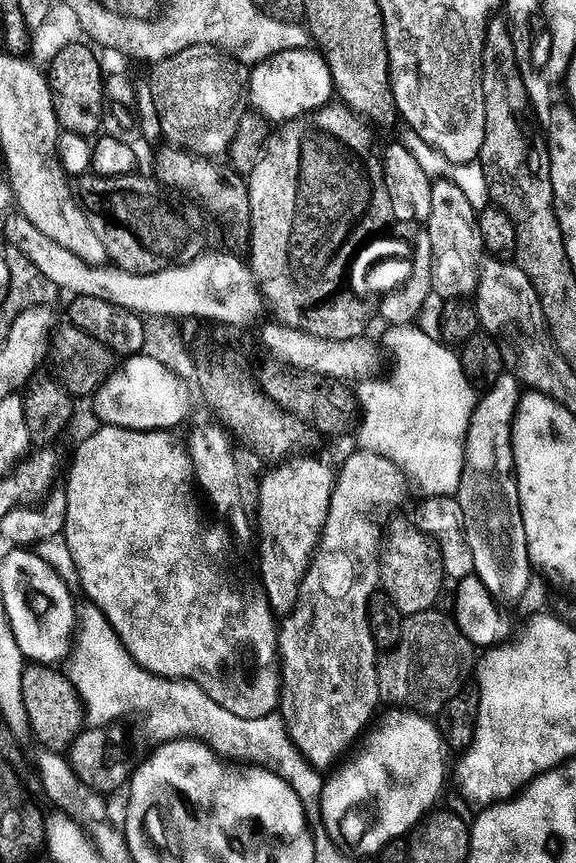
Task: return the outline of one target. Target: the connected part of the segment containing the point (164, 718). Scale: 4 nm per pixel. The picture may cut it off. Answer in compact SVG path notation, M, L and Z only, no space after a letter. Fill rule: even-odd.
M102 620L98 622L96 628L85 632L84 642L79 647L80 656L72 656L72 661L80 664L74 672L74 684L82 690L80 696L91 727L110 728L122 720L138 718L141 728L154 744L182 739L202 741L227 759L276 772L300 799L323 797L323 773L301 757L291 738L289 725L286 726L279 715L250 719L197 683L156 675L133 661L111 624ZM101 664L101 670L97 670Z

